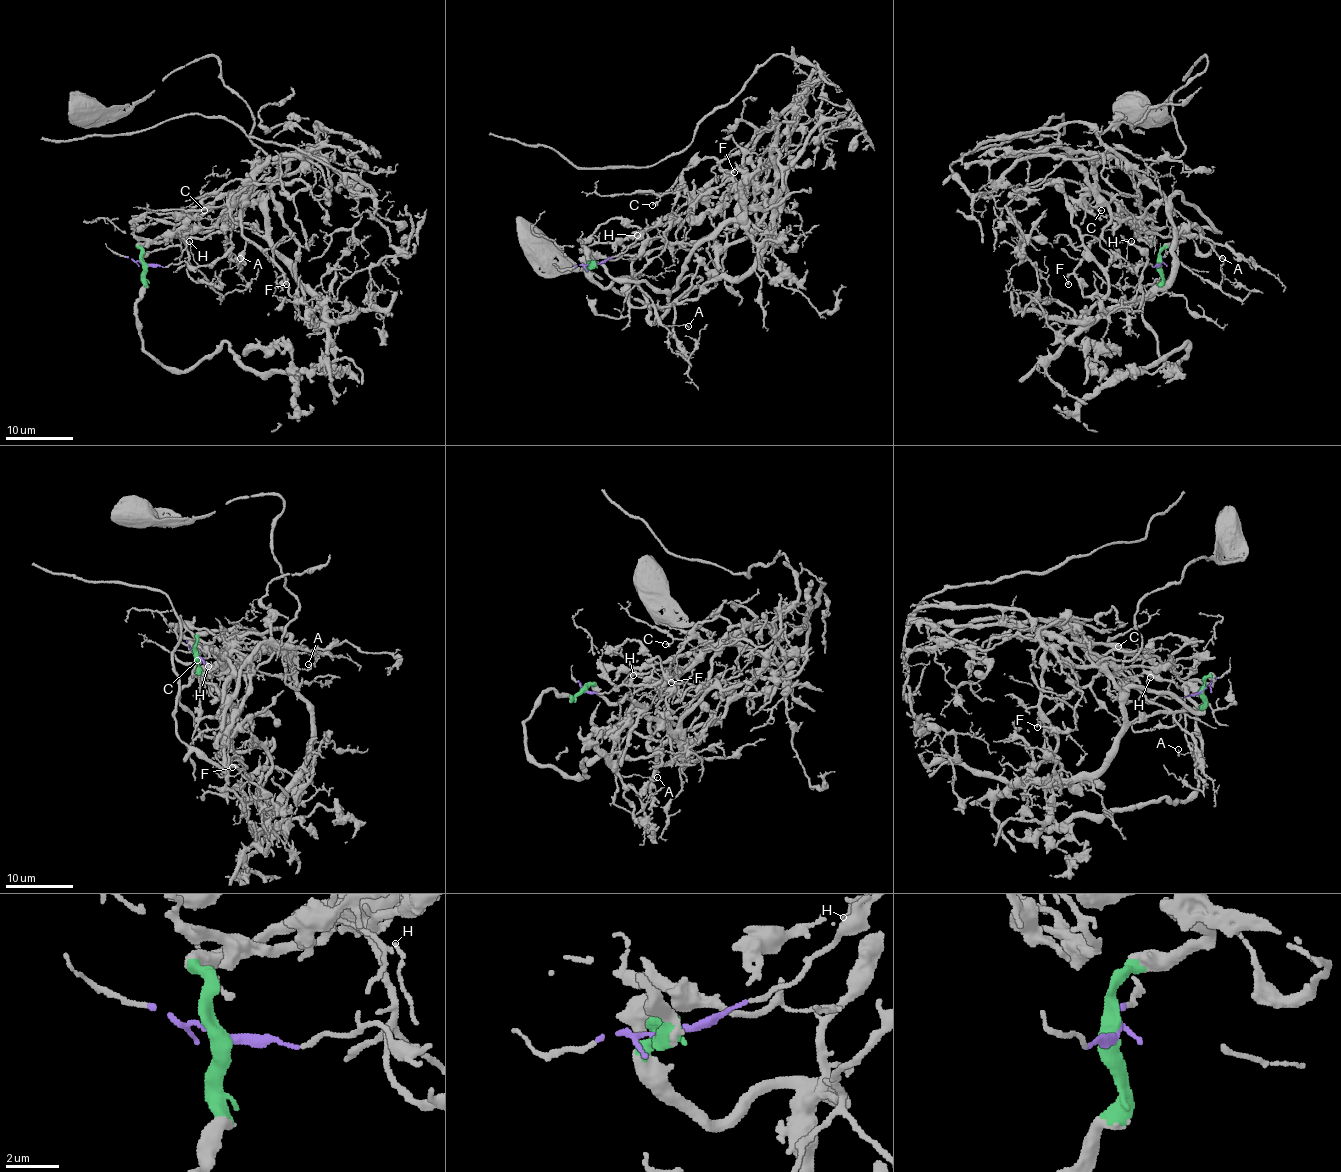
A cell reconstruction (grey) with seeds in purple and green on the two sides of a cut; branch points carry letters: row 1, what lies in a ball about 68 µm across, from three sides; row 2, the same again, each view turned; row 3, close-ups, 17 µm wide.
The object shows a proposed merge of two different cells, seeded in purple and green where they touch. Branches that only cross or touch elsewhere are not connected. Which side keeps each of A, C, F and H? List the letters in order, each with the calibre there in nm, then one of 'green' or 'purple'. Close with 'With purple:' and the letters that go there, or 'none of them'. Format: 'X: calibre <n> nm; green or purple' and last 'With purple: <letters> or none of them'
A: calibre 120 nm; green
C: calibre 190 nm; purple
F: calibre 190 nm; purple
H: calibre 80 nm; purple
With purple: C, F, H

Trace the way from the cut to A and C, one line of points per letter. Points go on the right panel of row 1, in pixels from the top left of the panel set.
A: (1160, 264), (1160, 252), (1182, 239), (1174, 232), (1177, 259), (1196, 276), (1218, 286), (1221, 257)
C: (1160, 264), (1154, 267), (1138, 262), (1126, 267), (1115, 245), (1118, 222), (1104, 206), (1089, 205), (1101, 210)

